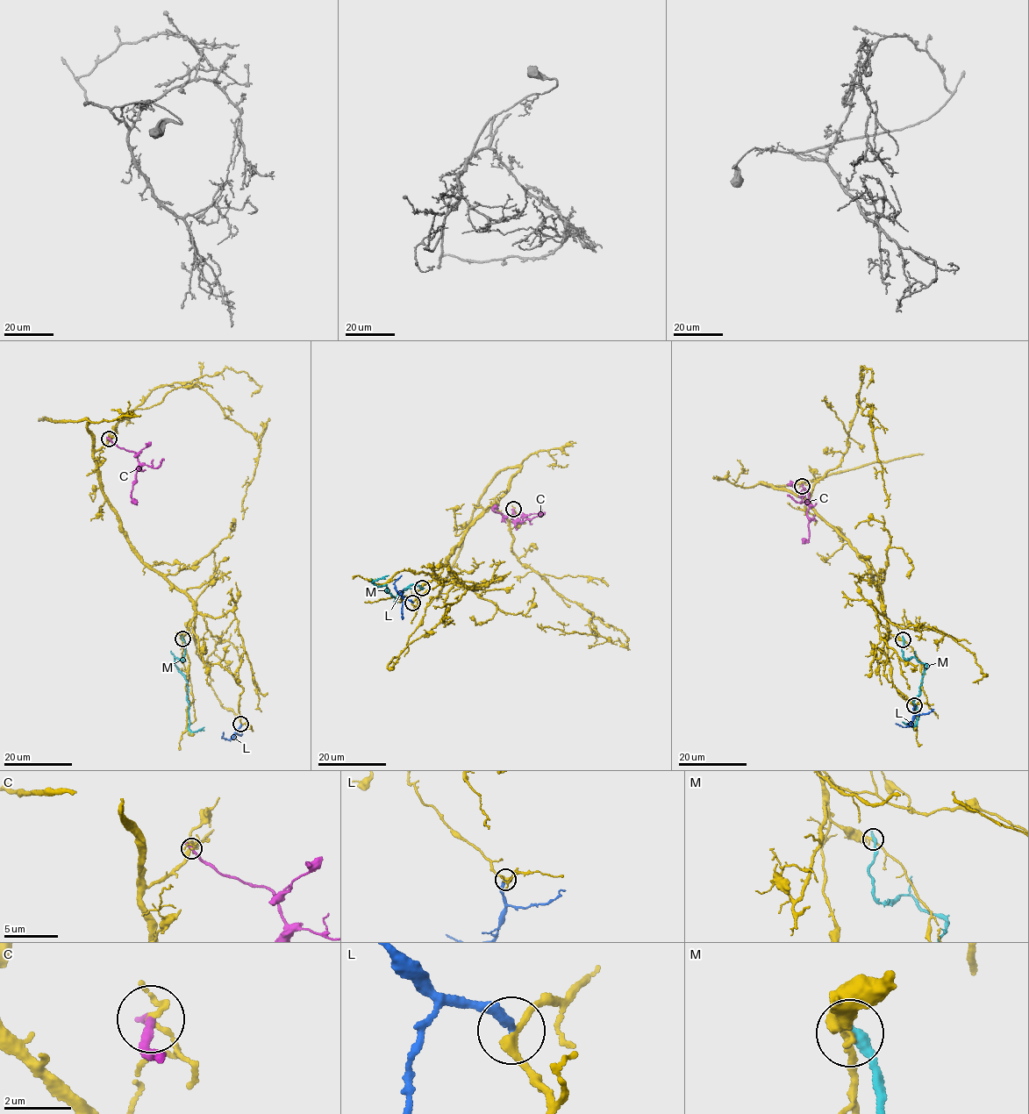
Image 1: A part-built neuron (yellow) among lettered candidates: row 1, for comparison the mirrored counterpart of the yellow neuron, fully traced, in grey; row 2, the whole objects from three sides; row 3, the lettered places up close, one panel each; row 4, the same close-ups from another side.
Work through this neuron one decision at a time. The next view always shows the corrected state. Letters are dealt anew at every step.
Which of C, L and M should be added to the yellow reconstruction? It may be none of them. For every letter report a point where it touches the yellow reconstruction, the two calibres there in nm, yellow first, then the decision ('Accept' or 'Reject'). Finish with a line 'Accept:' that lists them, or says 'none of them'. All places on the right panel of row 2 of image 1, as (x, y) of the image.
C: Touches yellow at (802, 486). Thickness 120 nm (yellow) against 280 nm. Reject
L: Touches yellow at (914, 705). Thickness 240 nm (yellow) against 280 nm. Reject
M: Touches yellow at (903, 639). Thickness 280 nm (yellow) against 380 nm. Reject
Accept: none of them

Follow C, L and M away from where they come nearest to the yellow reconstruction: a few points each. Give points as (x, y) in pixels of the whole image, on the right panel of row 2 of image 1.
C: (802, 486), (808, 489), (809, 538), (802, 543)
L: (914, 705), (911, 724), (904, 727), (895, 723)
M: (903, 639), (903, 659), (914, 657), (925, 669), (914, 702), (917, 723), (902, 722)

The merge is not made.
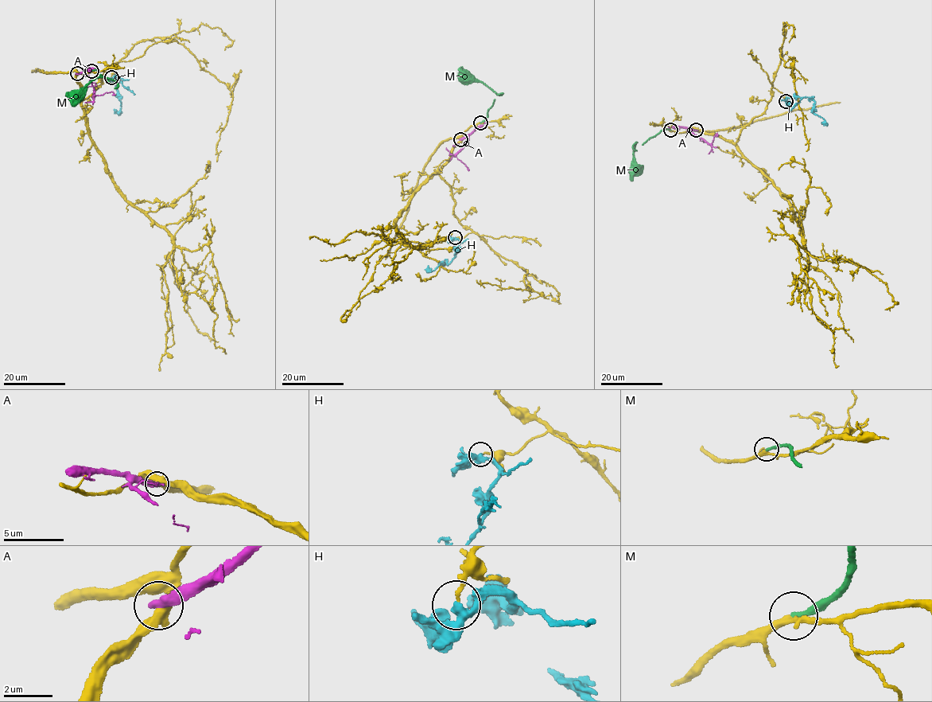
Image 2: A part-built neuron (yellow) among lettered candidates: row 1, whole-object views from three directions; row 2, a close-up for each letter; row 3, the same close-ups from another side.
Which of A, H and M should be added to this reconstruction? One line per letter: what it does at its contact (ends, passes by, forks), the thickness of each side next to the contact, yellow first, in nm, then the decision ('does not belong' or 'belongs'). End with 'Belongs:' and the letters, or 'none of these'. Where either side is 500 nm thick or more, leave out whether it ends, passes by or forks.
A: 500 nm thick on the yellow side, 400 nm on the other; does not belong
H: it passes by; 120 nm thick on the yellow side, 360 nm on the other; does not belong
M: it ends there; 260 nm thick on the yellow side, 240 nm on the other; belongs
Belongs: M

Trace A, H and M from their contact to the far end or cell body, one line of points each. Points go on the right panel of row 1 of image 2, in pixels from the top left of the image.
A: (696, 130), (689, 129), (709, 144), (716, 133), (716, 137)
H: (786, 101), (789, 97), (811, 97), (814, 102), (813, 112), (822, 118), (825, 121), (821, 122)
M: (670, 130), (665, 129), (642, 144), (634, 144), (632, 181)

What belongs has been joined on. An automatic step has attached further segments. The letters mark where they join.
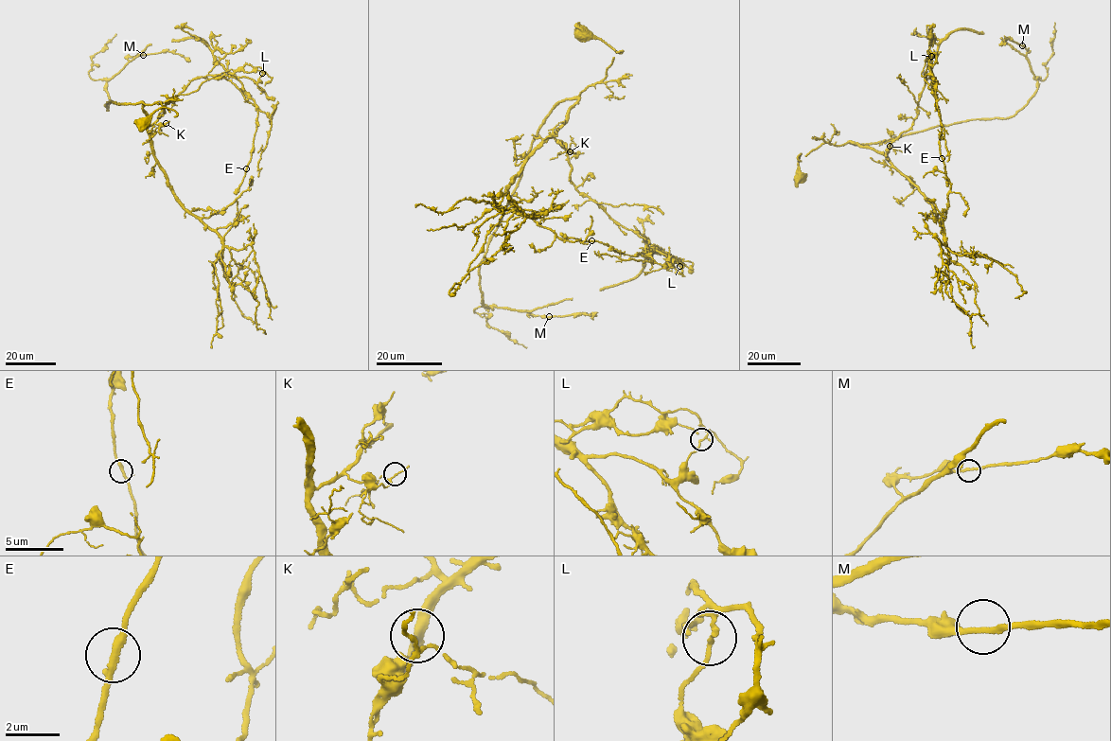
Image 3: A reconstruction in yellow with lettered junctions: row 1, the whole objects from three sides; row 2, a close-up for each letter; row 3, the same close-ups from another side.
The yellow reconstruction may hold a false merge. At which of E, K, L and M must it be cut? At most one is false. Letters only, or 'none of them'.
L

